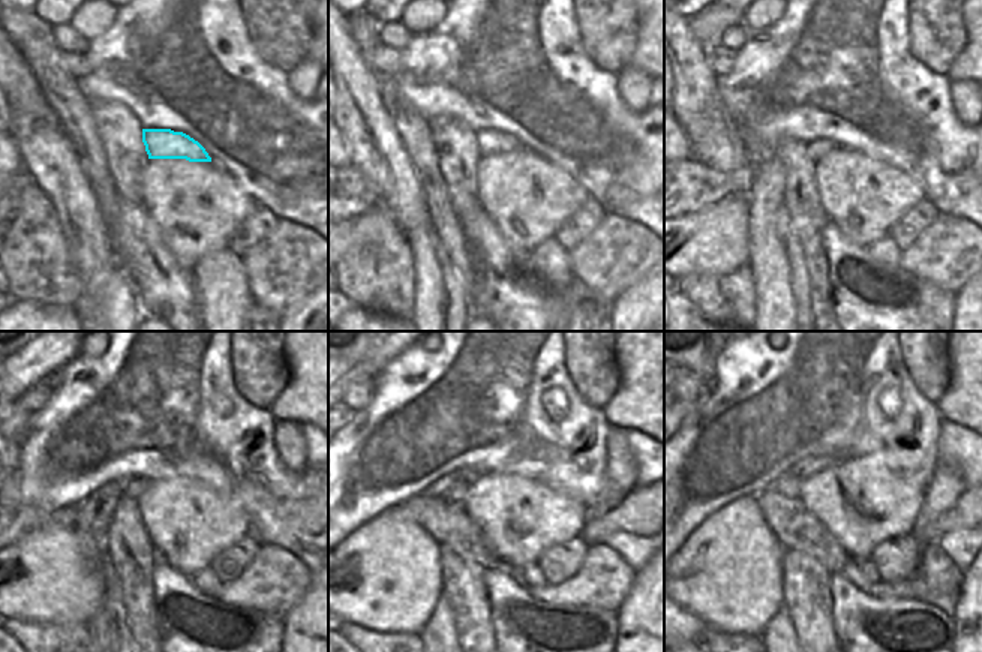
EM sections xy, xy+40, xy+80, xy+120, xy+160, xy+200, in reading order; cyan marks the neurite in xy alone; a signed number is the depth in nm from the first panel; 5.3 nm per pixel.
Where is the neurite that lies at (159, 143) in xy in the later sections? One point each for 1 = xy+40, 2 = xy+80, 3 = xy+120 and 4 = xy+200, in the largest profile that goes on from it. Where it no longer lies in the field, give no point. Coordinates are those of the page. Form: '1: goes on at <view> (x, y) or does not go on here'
1: goes on at xy+40 (490, 141)
2: goes on at xy+80 (820, 147)
3: goes on at xy+120 (132, 487)
4: goes on at xy+200 (787, 486)

